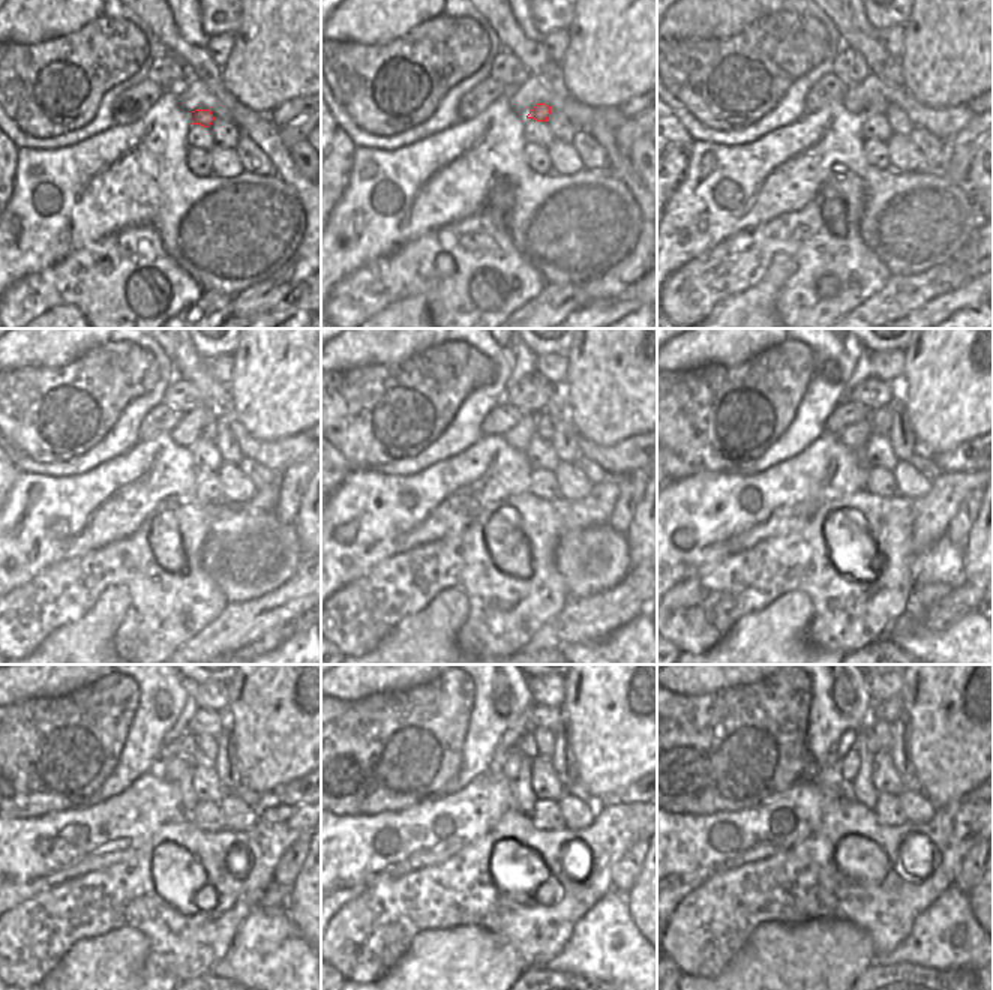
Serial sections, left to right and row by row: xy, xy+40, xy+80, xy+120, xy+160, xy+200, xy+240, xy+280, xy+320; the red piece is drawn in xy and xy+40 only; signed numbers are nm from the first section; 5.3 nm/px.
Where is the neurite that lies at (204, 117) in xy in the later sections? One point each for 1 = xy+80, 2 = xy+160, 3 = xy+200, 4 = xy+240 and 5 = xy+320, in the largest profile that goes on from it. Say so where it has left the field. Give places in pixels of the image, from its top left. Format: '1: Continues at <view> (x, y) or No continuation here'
1: Continues at xy+80 (878, 107)
2: Continues at xy+160 (543, 423)
3: Continues at xy+200 (881, 419)
4: Continues at xy+240 (207, 746)
5: Continues at xy+320 (882, 731)

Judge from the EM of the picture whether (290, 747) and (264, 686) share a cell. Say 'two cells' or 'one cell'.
one cell

